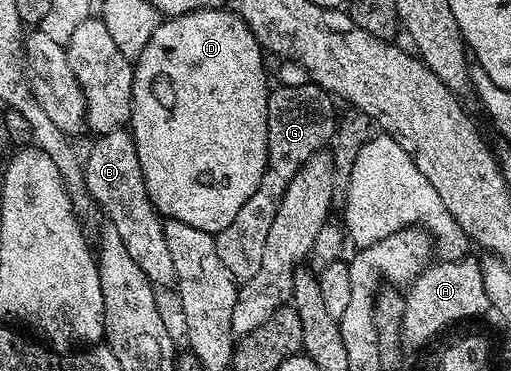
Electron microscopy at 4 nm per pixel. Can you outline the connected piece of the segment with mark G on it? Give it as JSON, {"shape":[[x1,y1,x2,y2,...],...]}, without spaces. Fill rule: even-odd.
{"shape":[[310,80,298,86,278,85,270,93,267,104,267,164,263,180,259,180,259,188,251,192,247,204,239,208,235,220,227,224,227,228,216,231,215,252,219,252,219,260,223,260,223,268,231,272,238,283,251,280,255,272,259,272,259,264,263,264,263,251,267,249,267,232,271,232,271,220,275,220,275,212,279,212,279,204,283,200,283,192,287,192,287,184,299,172,299,168,313,154,324,151,327,143,337,131,338,115,333,114,334,95]]}

